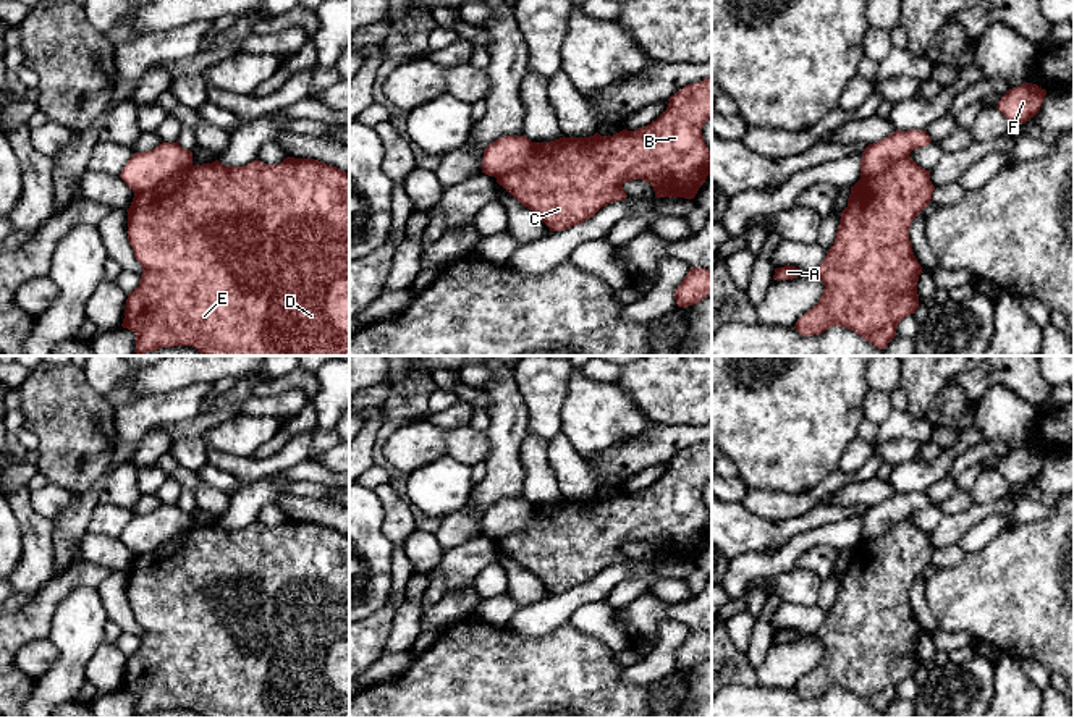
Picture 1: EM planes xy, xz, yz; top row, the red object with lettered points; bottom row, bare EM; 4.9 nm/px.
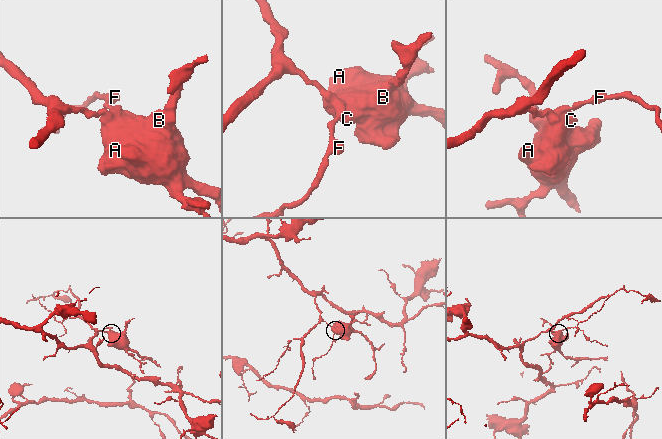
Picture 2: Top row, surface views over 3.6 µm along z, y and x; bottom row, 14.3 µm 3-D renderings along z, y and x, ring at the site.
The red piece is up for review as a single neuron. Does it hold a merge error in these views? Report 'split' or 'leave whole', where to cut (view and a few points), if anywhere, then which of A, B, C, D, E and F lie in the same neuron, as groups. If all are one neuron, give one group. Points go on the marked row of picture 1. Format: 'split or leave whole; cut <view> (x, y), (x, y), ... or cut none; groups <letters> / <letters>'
split; cut xy (191, 162), (135, 194); groups A B C D E / F

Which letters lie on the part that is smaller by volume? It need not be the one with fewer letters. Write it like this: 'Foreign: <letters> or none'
Foreign: A, B, C, D, E

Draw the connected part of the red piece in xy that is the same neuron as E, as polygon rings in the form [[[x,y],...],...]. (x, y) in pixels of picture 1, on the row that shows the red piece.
[[[286,157],[278,165],[254,160],[226,167],[218,160],[188,165],[160,184],[134,194],[128,212],[128,241],[142,265],[139,286],[128,294],[121,327],[136,333],[136,354],[192,346],[202,356],[349,356],[349,175],[314,158]]]

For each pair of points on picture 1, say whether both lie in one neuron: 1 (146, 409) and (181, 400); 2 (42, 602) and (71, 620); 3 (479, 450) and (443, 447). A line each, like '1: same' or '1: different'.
1: same
2: different
3: same

